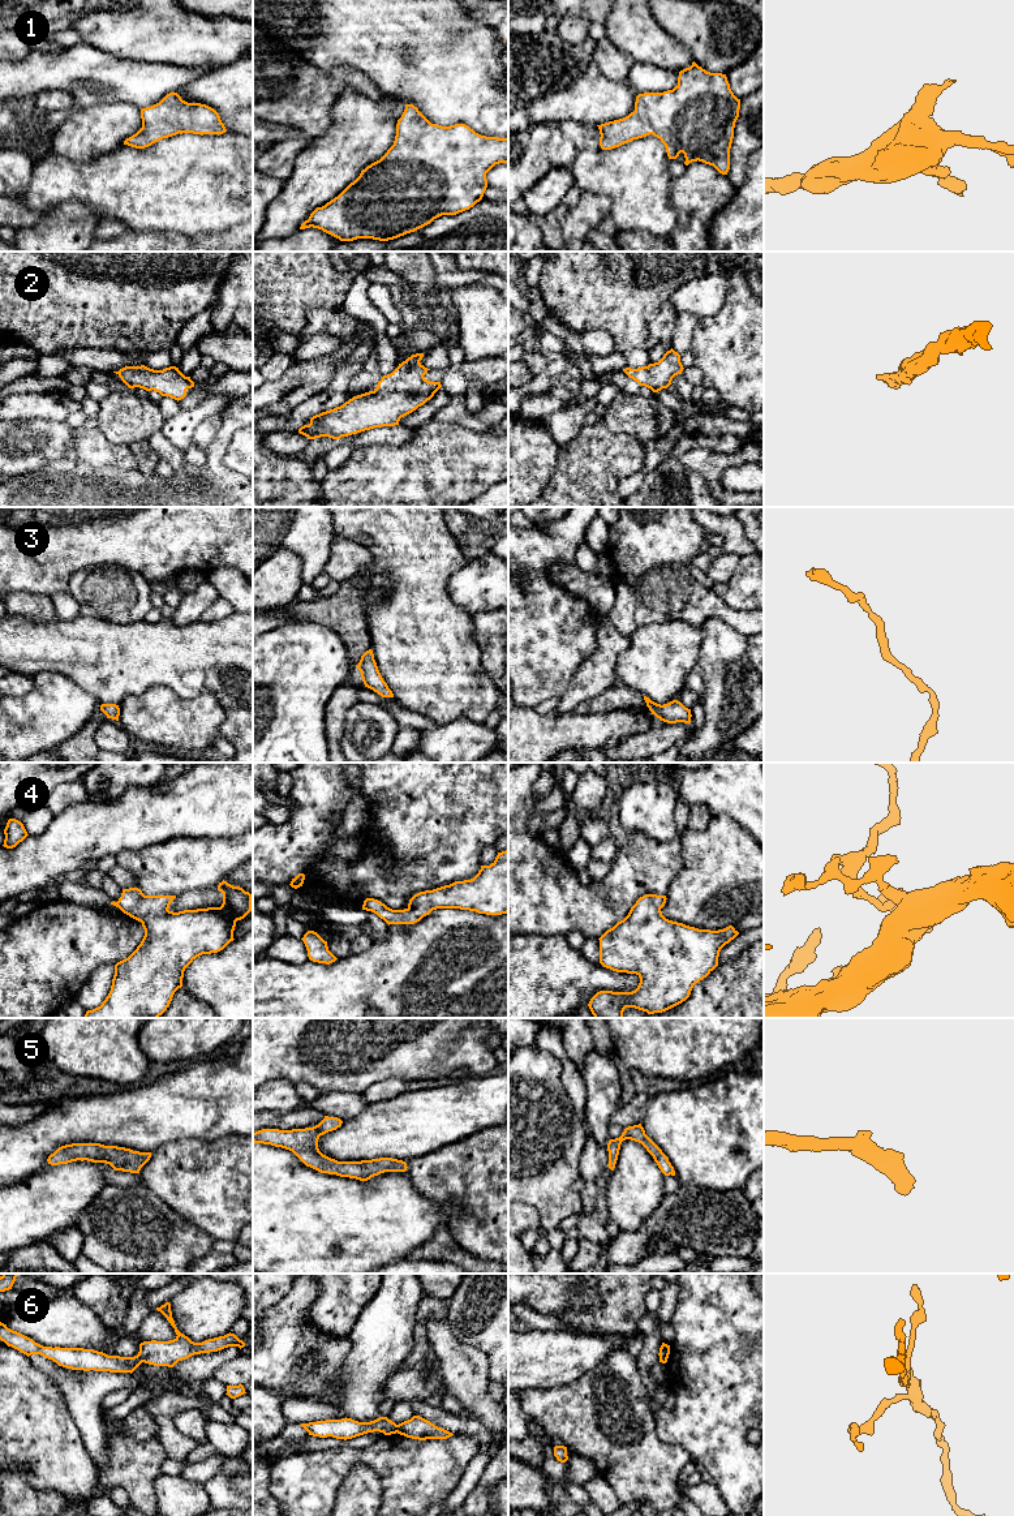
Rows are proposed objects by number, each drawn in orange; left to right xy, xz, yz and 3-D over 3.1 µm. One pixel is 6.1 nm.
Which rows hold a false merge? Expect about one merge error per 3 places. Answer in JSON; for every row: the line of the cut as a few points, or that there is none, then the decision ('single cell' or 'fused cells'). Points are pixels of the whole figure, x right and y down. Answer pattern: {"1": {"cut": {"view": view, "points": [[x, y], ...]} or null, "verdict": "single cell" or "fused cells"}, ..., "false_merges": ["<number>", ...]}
{"1": {"cut": null, "verdict": "single cell"}, "2": {"cut": null, "verdict": "single cell"}, "3": {"cut": null, "verdict": "single cell"}, "4": {"cut": null, "verdict": "single cell"}, "5": {"cut": null, "verdict": "single cell"}, "6": {"cut": {"view": "xy", "points": [[137, 1355], [142, 1361]]}, "verdict": "fused cells"}, "false_merges": ["6"]}

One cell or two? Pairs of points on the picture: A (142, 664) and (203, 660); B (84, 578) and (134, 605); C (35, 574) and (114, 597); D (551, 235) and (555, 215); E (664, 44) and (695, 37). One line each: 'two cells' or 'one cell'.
A: one cell
B: one cell
C: two cells
D: one cell
E: two cells

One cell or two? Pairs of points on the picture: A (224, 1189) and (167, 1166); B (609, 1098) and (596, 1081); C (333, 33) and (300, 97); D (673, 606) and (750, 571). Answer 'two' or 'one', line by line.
A: one
B: one
C: two
D: two

